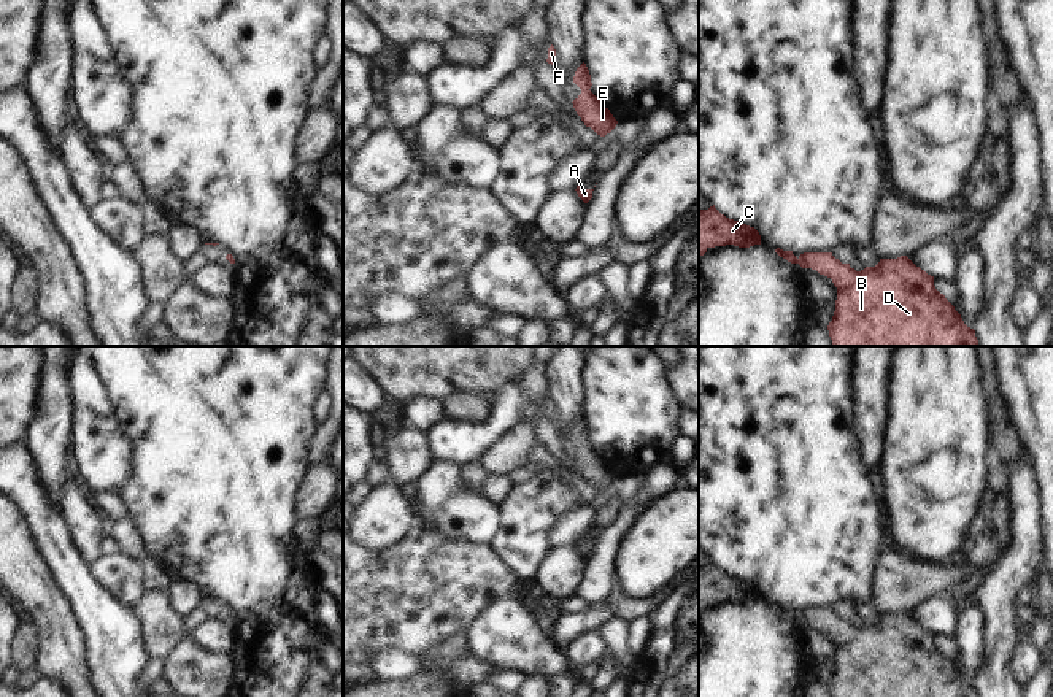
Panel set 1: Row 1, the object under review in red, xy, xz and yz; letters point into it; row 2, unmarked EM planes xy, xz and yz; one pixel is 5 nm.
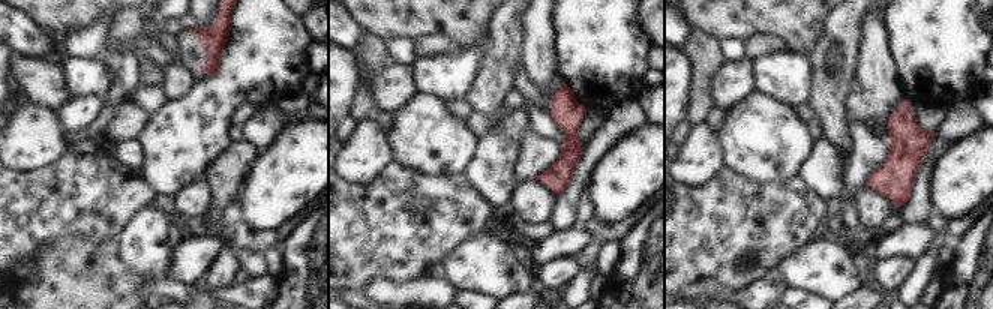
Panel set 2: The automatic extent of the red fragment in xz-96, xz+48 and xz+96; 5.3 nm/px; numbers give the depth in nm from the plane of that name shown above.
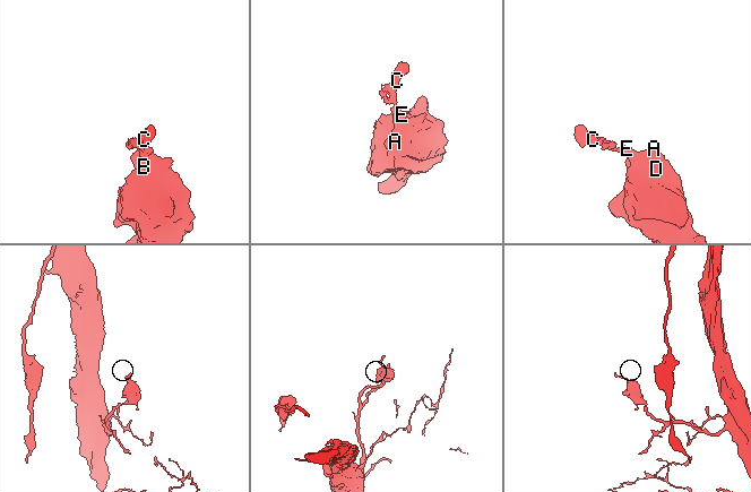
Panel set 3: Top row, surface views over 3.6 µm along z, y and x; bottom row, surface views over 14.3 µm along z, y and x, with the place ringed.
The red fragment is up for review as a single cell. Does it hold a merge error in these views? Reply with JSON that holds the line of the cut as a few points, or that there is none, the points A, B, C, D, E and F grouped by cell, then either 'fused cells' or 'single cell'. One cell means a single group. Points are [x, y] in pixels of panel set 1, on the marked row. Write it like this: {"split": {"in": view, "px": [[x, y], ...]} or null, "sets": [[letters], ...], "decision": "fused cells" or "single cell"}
{"split": null, "sets": [["A", "B", "C", "D", "E", "F"]], "decision": "single cell"}

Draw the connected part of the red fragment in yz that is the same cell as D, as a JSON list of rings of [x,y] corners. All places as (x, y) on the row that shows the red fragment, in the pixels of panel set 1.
[[[780,248],[775,252],[791,264],[816,270],[832,279],[837,287],[835,311],[827,325],[832,346],[978,346],[975,330],[964,324],[955,306],[935,289],[934,276],[916,267],[907,256],[880,259],[875,267],[856,271],[832,252],[804,252],[799,257]]]

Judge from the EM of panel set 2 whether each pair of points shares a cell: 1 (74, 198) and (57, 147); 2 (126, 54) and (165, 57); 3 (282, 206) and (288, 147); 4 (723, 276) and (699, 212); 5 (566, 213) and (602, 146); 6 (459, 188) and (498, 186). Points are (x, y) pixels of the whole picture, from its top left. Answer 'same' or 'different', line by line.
1: different
2: different
3: same
4: same
5: same
6: different

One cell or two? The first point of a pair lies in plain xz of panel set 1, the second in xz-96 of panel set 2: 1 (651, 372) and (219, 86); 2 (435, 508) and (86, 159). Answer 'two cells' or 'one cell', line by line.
1: one cell
2: two cells

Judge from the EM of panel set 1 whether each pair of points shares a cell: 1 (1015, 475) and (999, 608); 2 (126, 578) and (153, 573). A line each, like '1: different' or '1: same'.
1: same
2: different

